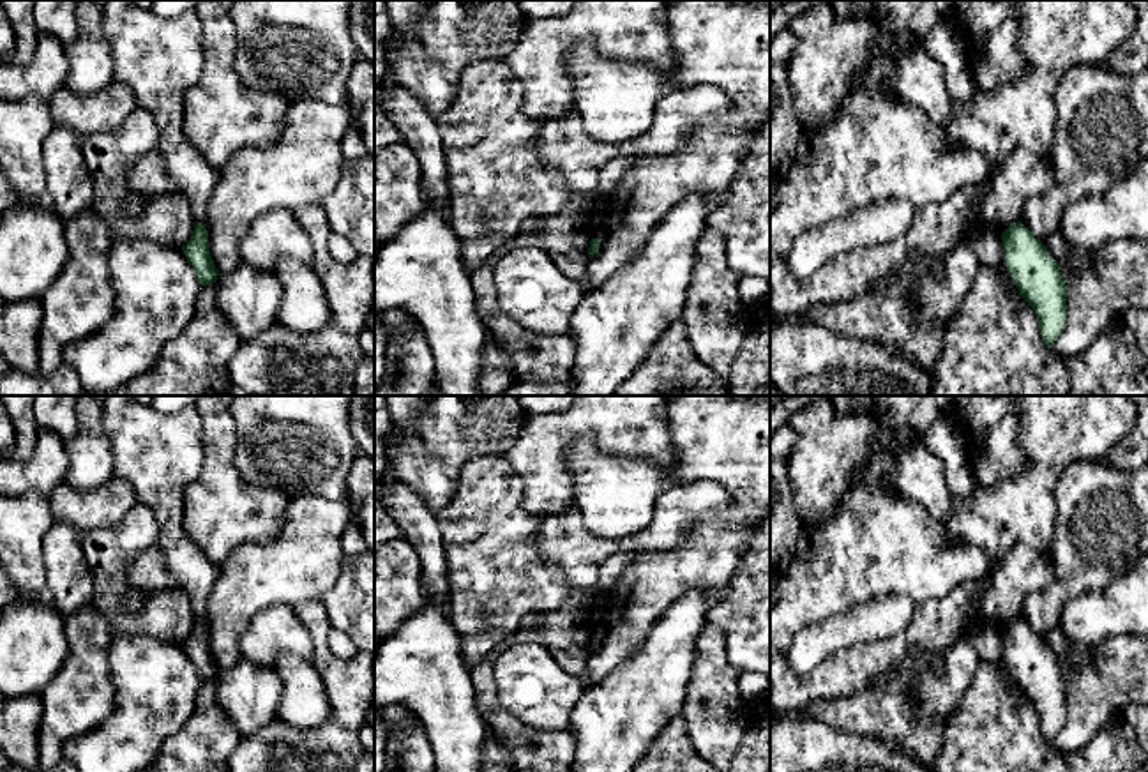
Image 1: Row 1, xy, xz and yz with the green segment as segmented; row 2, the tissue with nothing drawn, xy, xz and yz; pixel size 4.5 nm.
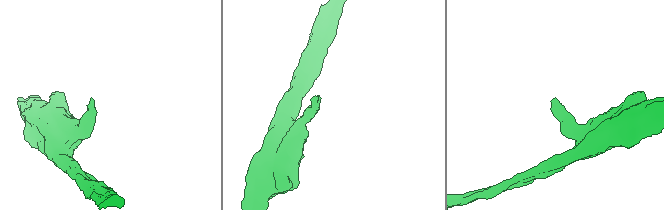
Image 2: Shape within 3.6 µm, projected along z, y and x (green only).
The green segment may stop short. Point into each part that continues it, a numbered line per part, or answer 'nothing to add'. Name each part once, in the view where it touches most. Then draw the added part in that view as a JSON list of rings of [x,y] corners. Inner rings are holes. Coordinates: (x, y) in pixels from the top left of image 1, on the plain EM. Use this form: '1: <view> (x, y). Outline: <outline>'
nothing to add

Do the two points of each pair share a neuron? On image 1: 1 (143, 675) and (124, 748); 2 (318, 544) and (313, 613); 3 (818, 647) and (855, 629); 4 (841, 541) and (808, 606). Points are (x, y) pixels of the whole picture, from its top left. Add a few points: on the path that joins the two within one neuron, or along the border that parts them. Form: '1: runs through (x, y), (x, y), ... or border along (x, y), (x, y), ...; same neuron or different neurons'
1: runs through (143, 693), (143, 718), (135, 732); same neuron
2: border along (318, 597), (309, 597), (292, 606); different neurons
3: runs through (827, 638), (846, 629); same neuron
4: runs through (841, 557), (841, 562), (816, 590); same neuron

